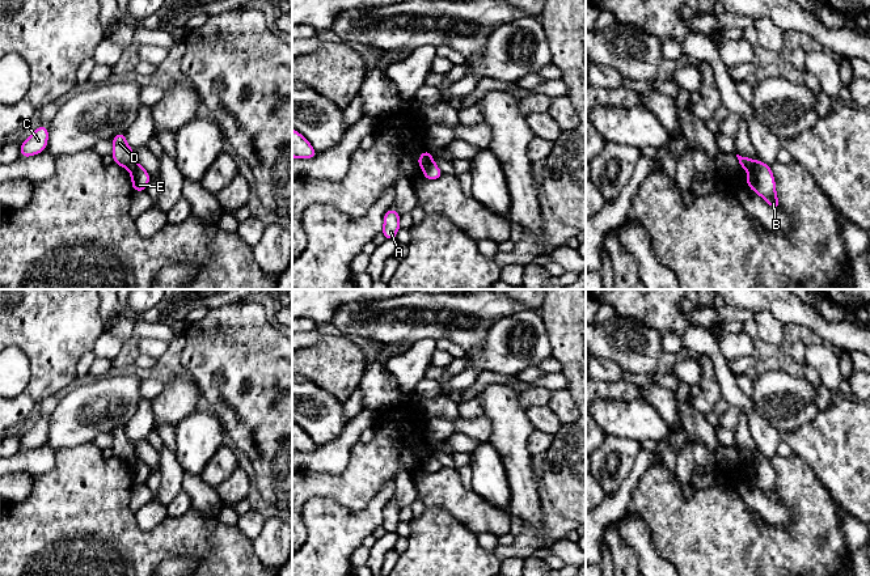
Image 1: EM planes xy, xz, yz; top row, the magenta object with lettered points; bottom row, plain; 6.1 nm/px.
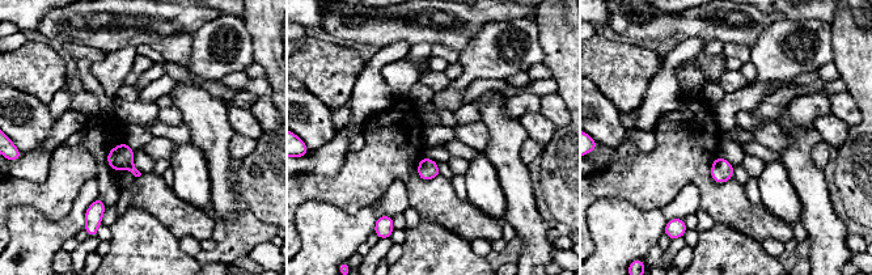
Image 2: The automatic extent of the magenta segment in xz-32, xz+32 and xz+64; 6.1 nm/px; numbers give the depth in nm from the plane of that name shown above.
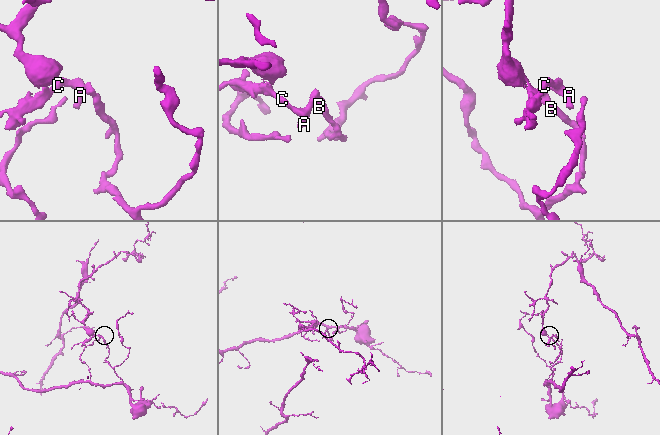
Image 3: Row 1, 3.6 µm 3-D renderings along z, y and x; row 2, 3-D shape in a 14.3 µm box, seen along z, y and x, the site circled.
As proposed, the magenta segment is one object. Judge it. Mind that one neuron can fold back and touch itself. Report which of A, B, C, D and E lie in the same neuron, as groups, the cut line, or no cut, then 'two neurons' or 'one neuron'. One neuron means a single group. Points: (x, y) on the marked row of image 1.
groups A C D / B E; cut yz (756, 162), (748, 170); two neurons

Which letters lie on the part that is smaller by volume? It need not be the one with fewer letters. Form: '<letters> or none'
A, C, D

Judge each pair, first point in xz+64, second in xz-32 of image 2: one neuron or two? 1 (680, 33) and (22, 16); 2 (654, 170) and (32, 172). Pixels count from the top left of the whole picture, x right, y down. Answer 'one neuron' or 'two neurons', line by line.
1: two neurons
2: two neurons

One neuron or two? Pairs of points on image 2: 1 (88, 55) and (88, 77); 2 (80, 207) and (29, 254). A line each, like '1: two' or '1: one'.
1: one
2: one

